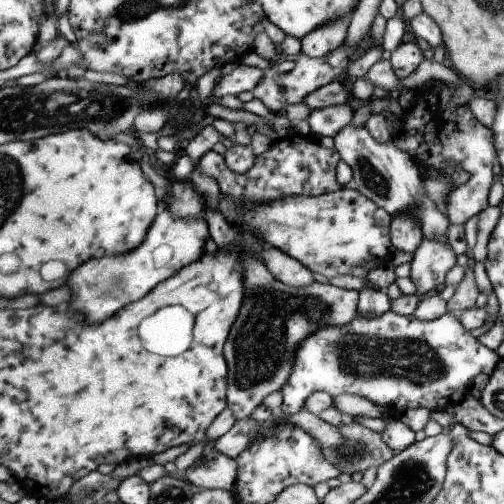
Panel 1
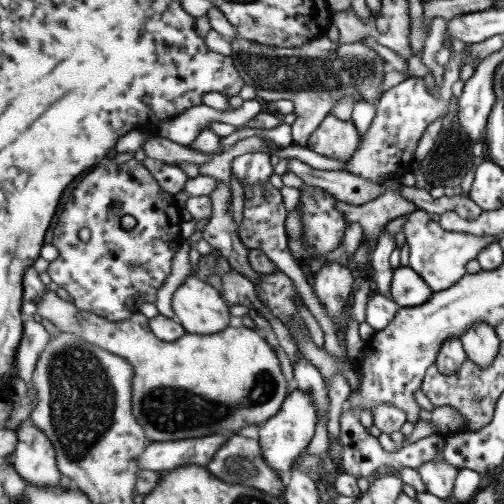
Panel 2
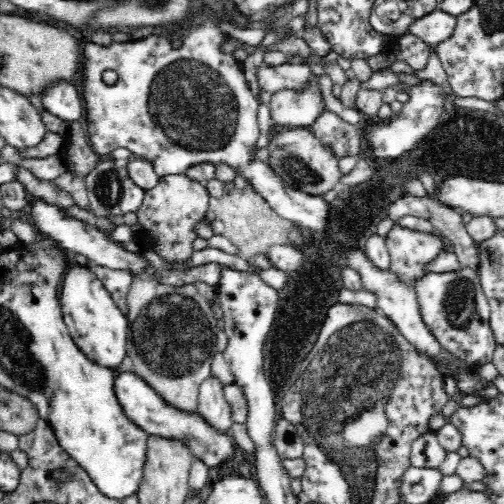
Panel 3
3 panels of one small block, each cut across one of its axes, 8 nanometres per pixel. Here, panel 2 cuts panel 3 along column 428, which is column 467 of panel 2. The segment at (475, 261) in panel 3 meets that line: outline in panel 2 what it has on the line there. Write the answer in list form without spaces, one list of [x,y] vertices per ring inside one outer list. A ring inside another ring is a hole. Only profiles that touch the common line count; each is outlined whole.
[[[403,186],[399,188],[401,194],[419,206],[419,210],[423,212],[429,212],[429,214],[443,214],[443,212],[457,212],[459,218],[465,218],[465,220],[475,220],[483,210],[481,206],[477,206],[471,198],[461,198],[461,196],[453,196],[453,198],[437,198],[433,200],[429,190],[419,190],[419,188],[411,188],[411,186]]]

